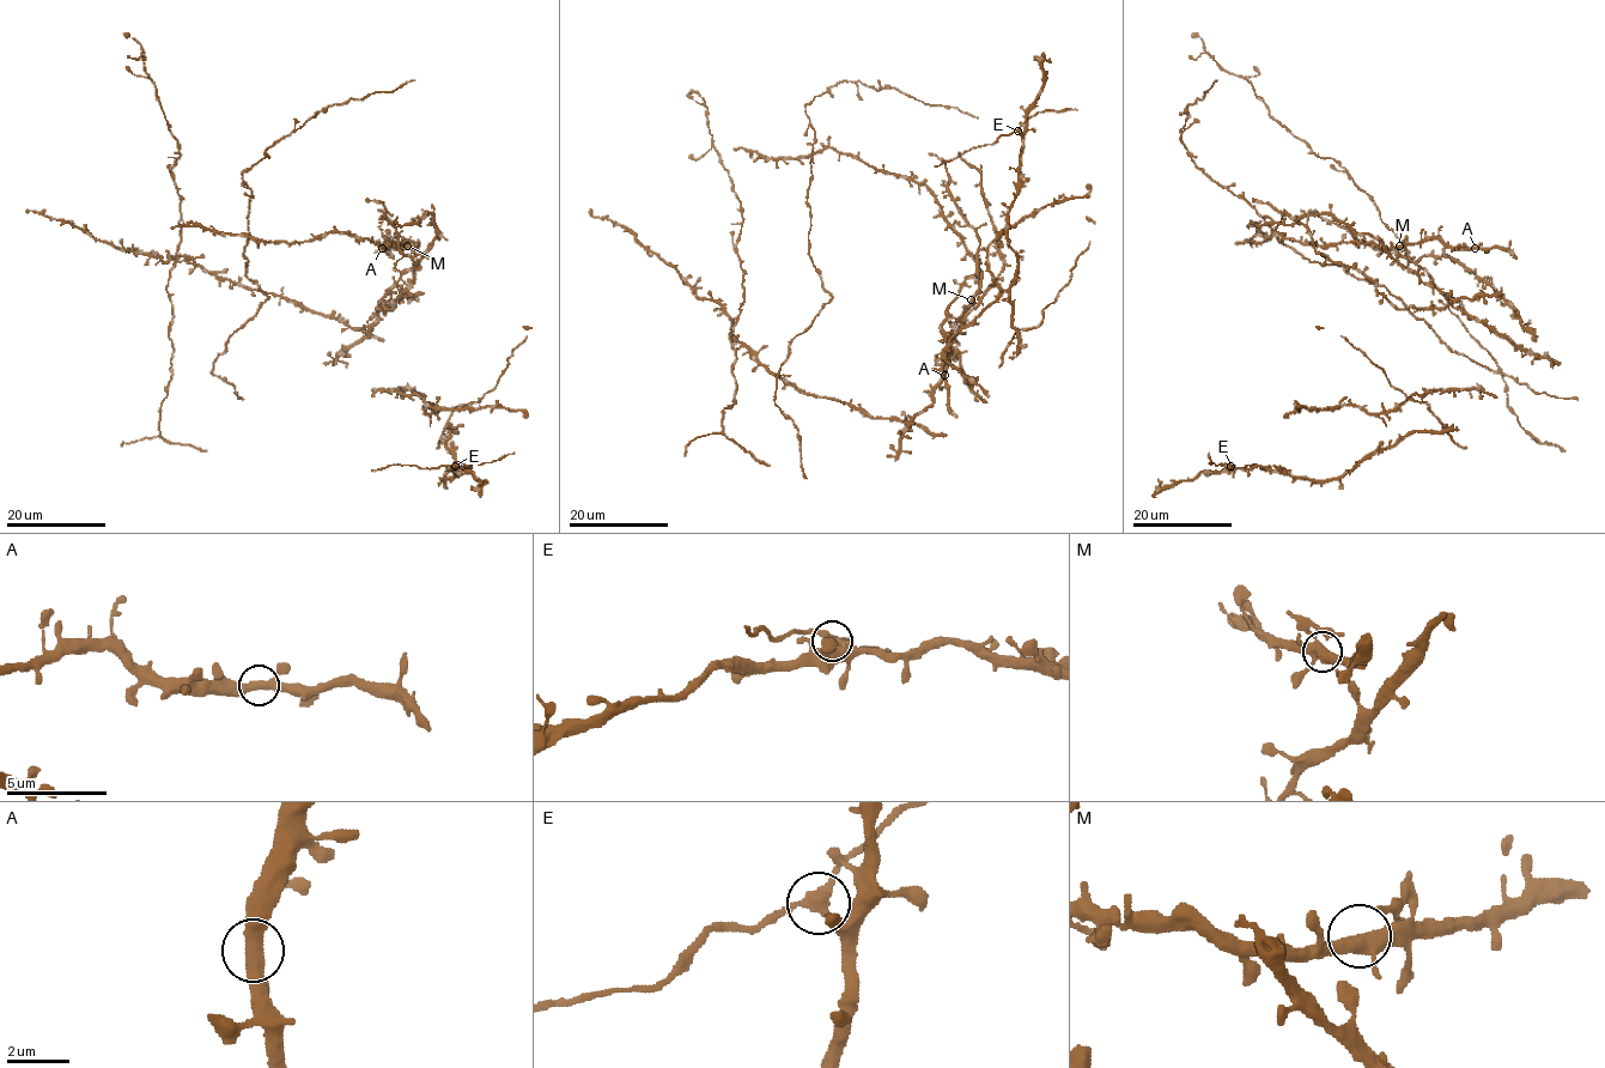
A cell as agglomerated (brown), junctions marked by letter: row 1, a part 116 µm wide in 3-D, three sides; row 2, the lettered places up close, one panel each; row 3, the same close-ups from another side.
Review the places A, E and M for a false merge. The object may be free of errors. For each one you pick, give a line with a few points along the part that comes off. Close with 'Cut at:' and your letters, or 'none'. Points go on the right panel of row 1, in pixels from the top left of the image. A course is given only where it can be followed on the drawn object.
E: (1230, 466), (1244, 468), (1257, 465), (1266, 469)
Cut at: E

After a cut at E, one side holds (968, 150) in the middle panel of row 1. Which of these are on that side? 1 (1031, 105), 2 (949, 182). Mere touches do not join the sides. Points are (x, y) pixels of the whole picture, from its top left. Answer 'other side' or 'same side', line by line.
1: other side
2: other side

